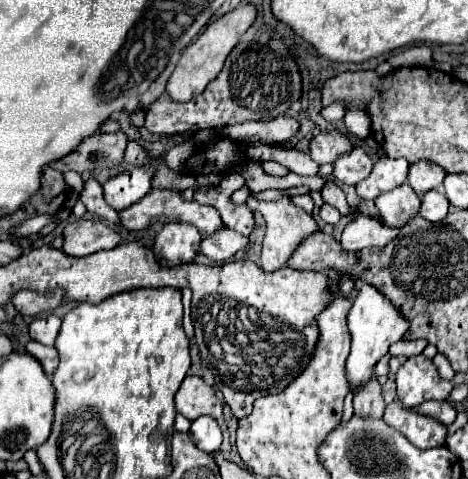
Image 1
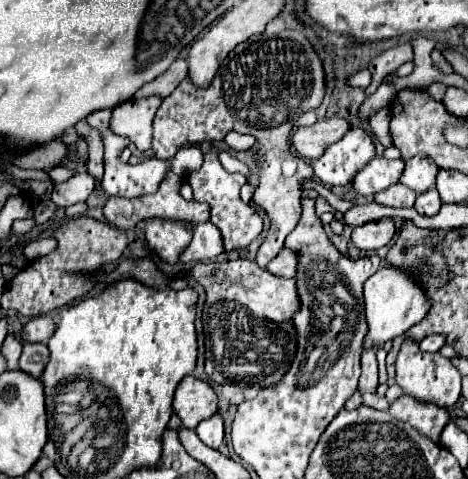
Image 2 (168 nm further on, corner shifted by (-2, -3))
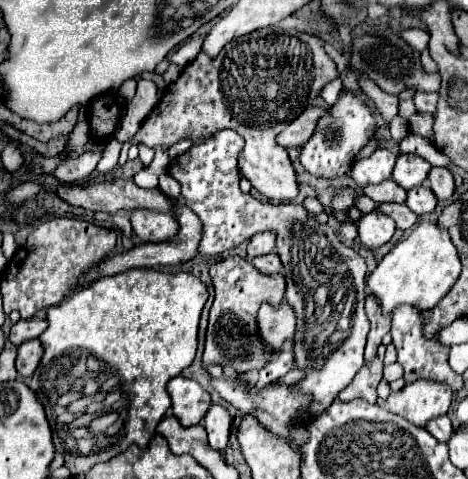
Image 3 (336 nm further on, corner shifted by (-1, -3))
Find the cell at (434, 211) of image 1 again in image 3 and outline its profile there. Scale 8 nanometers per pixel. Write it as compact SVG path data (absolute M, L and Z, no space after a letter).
M428 186L410 188L408 196L406 196L406 206L418 216L430 214L436 208L436 196L434 196L434 192L430 192Z

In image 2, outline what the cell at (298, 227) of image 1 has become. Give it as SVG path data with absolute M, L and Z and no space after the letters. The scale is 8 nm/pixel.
M285 30L273 38L267 38L263 34L251 36L247 42L241 42L235 46L235 50L229 52L225 62L221 64L217 76L213 78L211 86L201 90L193 86L189 80L183 80L175 92L171 92L167 98L163 98L155 120L153 120L153 142L151 148L155 150L157 158L171 158L179 148L191 146L191 144L201 144L203 140L211 140L211 132L241 132L241 134L251 134L259 142L259 160L261 160L261 170L259 170L259 186L253 194L253 202L263 202L263 210L267 212L271 220L269 234L265 242L261 244L257 252L257 264L261 268L267 268L267 264L283 250L287 234L299 224L301 216L301 194L299 194L299 182L303 178L313 176L313 166L297 158L297 154L291 152L289 148L289 132L295 126L295 120L305 112L313 110L323 102L325 94L325 82L323 82L323 66L317 54L313 52L311 44L305 40L301 30Z

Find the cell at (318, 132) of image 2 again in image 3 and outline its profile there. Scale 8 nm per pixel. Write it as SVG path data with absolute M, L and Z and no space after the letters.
M310 106L306 108L300 116L296 116L280 134L278 134L278 144L284 146L284 148L290 148L290 146L296 146L300 148L314 132L316 124L318 124L318 118L324 114L324 108L318 108L318 106Z

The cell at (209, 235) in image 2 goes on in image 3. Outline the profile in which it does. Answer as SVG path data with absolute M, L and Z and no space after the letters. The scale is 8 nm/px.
M184 204L174 206L174 216L176 216L180 228L178 228L178 234L172 240L164 240L164 242L158 242L158 244L154 244L154 242L138 244L128 252L114 254L112 258L102 260L102 264L98 264L98 268L92 268L86 276L82 276L82 280L78 280L78 288L86 286L86 284L90 284L90 282L94 282L102 276L114 276L118 272L126 272L128 268L142 268L142 266L144 268L156 268L156 264L158 266L174 266L174 264L182 264L182 262L188 262L190 258L194 258L198 254L196 248L198 248L198 240L202 236L202 224L200 224L198 216L190 208L186 208Z

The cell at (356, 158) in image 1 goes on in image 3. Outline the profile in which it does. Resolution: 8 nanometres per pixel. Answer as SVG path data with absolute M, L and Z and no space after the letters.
M342 90L338 100L318 120L314 134L300 148L302 166L318 178L338 178L346 174L354 162L354 156L368 144L376 132L376 122L370 108L350 90Z

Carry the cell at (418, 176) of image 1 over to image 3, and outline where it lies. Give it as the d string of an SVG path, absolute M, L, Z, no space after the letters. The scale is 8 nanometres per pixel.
M400 154L398 160L396 160L392 178L394 178L404 190L410 190L410 188L422 186L422 184L426 182L430 168L432 168L432 166L430 166L424 158L416 156L416 154Z

